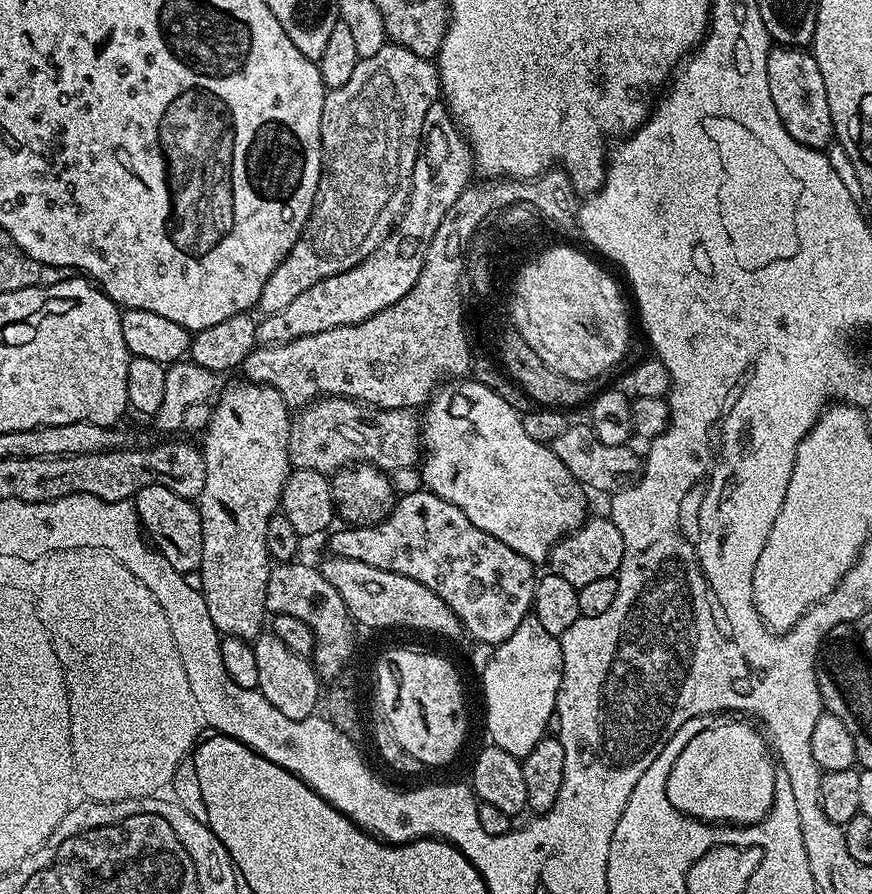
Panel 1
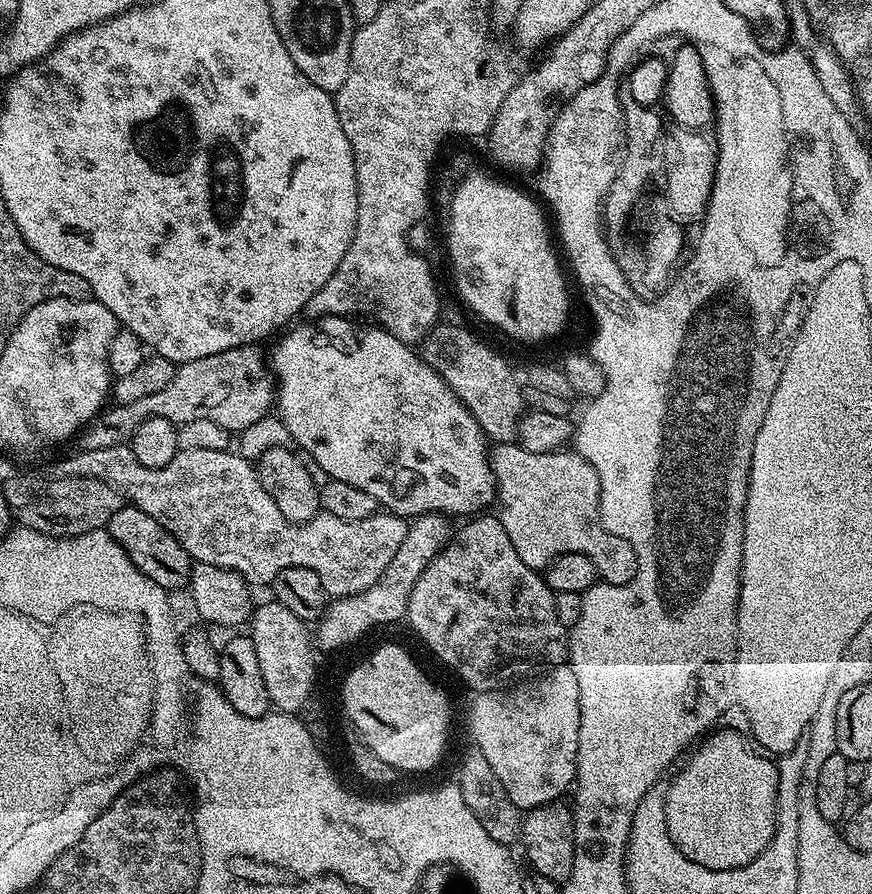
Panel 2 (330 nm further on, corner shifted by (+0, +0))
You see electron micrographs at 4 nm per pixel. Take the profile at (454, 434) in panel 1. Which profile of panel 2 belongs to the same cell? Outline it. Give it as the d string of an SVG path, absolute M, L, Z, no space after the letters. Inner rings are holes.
M322 316L308 323L312 324L297 323L295 326L289 327L279 337L281 340L277 342L272 356L270 352L270 372L276 383L274 404L278 409L278 417L285 424L295 445L298 444L305 448L312 455L313 461L311 460L311 463L317 469L320 467L328 480L350 482L350 486L358 486L358 490L366 490L366 494L371 494L381 509L405 518L415 518L425 514L443 514L449 518L455 518L455 516L468 518L487 509L484 507L495 501L496 479L492 473L492 466L488 462L490 444L484 431L478 426L478 422L472 417L467 406L456 397L454 390L450 390L450 386L446 386L444 379L426 363L424 357L413 345L403 344L385 328L379 326L363 328L360 325L363 323L353 322L342 316Z

